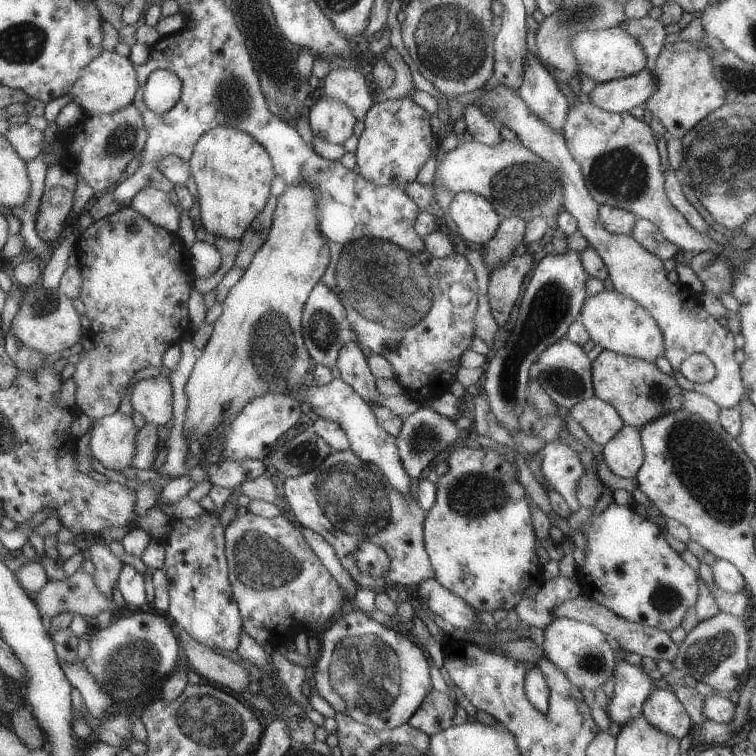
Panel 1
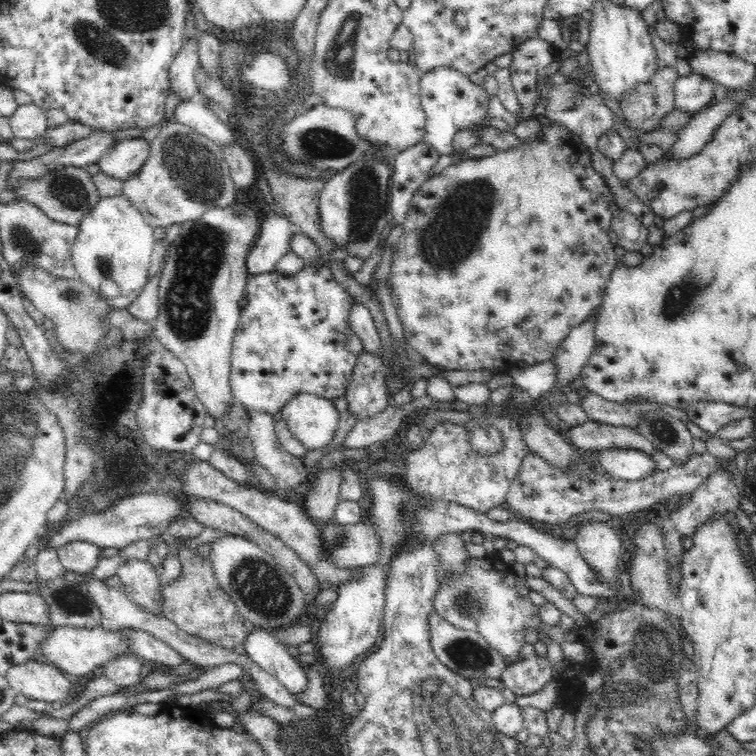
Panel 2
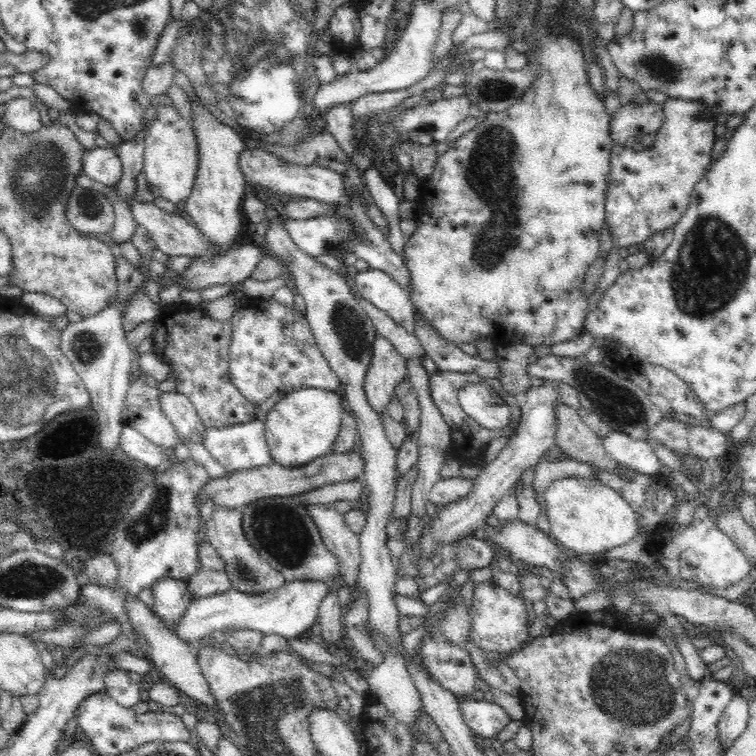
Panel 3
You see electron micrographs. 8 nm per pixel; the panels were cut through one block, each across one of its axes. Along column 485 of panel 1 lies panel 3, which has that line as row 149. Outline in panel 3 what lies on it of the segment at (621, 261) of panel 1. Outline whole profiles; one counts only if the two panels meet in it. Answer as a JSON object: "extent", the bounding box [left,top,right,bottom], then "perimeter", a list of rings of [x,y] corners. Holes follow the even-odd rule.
{"extent":[82,146,122,186],"perimeter":[[[93,146],[82,154],[83,170],[92,180],[114,186],[121,177],[122,163],[114,147]]]}

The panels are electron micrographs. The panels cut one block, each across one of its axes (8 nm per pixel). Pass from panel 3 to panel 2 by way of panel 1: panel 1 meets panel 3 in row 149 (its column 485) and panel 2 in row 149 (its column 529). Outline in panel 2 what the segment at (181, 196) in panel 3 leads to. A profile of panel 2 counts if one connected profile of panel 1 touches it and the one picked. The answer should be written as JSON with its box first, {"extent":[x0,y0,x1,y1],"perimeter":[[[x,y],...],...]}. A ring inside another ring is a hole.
{"extent":[123,121,235,228],"perimeter":[[[172,121],[161,126],[160,132],[154,140],[149,143],[149,155],[145,160],[145,163],[139,168],[139,171],[132,175],[128,180],[123,182],[123,195],[134,205],[134,208],[138,209],[138,212],[144,217],[144,220],[153,228],[164,227],[167,228],[172,224],[182,224],[186,221],[195,221],[199,219],[206,211],[216,208],[226,208],[235,202],[235,186],[231,179],[231,170],[224,158],[222,149],[208,138],[202,137],[202,134],[195,132],[190,126],[180,124],[179,122]]]}

